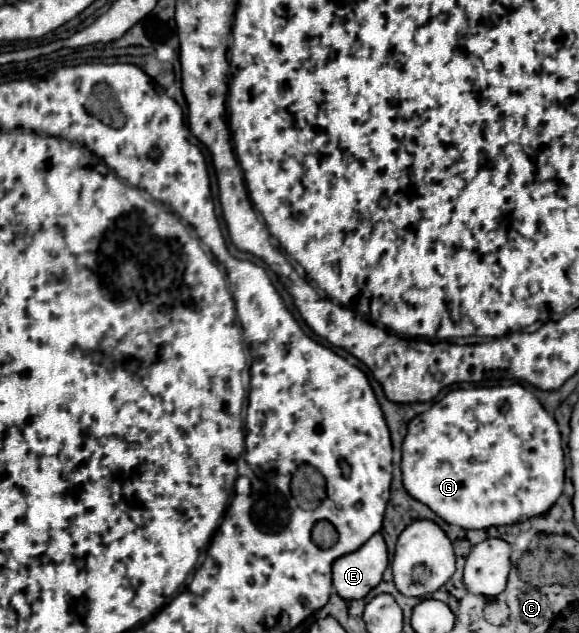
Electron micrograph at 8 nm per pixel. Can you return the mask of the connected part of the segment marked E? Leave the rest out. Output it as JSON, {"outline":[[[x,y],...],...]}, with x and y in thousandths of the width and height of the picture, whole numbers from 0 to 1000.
{"outline":[[[648,842],[617,870],[599,874],[575,889],[575,930],[592,946],[627,946],[655,924],[668,889],[668,861],[661,845]]]}

